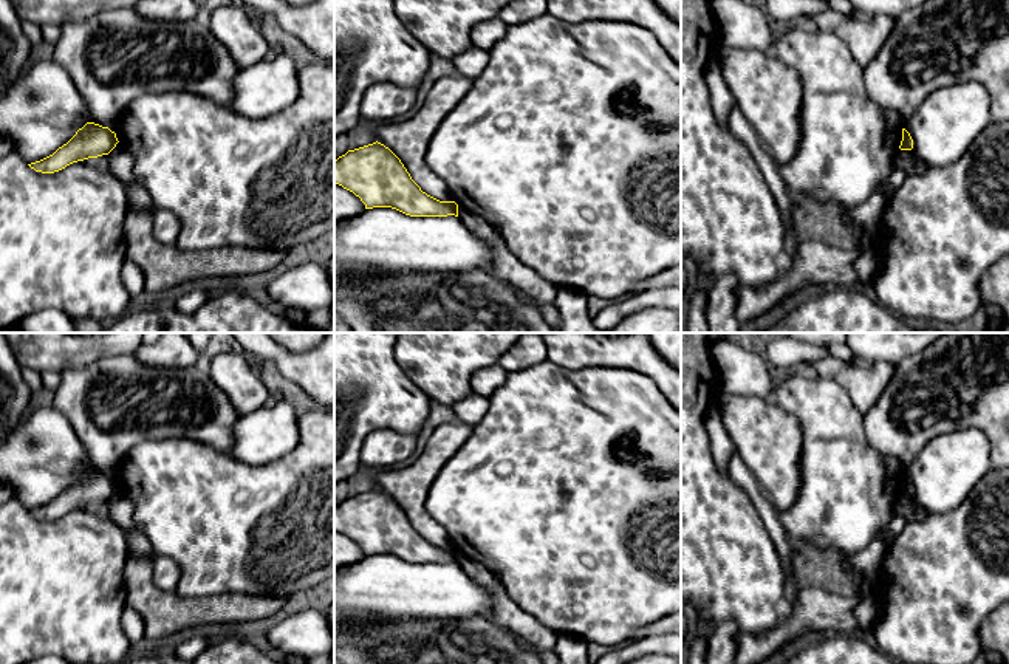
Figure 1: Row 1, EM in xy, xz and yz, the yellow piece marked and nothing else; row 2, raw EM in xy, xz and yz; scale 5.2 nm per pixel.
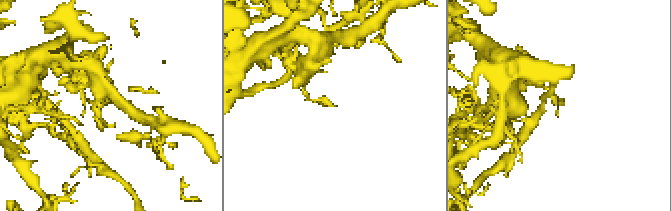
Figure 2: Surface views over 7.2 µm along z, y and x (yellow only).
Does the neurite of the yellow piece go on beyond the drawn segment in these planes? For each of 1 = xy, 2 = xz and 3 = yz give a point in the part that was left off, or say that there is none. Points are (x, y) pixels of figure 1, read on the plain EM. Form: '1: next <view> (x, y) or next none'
1: next none
2: next none
3: next none

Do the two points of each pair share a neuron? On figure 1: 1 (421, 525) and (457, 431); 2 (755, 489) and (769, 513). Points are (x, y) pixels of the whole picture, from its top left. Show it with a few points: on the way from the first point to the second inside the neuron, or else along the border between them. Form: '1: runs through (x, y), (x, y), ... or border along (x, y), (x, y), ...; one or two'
1: runs through (417, 502), (417, 479), (435, 454); one
2: runs through (759, 496), (765, 506); one

